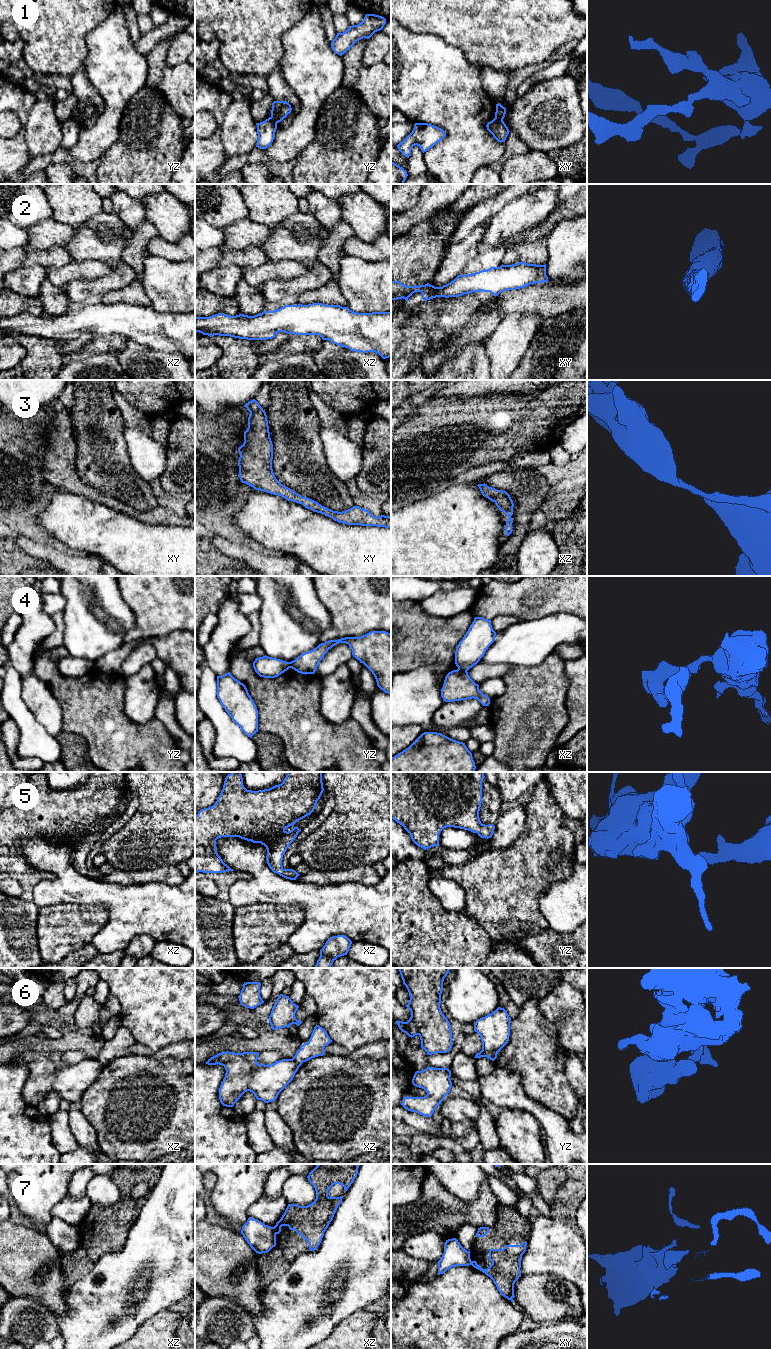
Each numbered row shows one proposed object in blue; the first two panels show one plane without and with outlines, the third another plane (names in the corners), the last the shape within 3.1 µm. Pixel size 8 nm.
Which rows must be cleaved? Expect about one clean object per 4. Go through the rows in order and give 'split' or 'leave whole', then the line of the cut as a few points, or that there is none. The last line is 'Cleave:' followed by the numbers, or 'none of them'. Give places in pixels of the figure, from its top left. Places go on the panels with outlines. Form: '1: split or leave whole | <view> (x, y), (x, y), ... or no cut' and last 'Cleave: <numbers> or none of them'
1: split | xy (495, 117), (502, 120)
2: leave whole | no cut
3: leave whole | no cut
4: split | xz (458, 668), (466, 671)
5: leave whole | no cut
6: split | xz (292, 1058), (299, 1066)
7: split | xz (273, 1227), (276, 1233)
Cleave: 1, 4, 6, 7

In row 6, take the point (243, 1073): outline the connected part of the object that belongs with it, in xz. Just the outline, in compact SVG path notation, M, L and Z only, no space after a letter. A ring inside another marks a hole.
M226 1051L205 1062L208 1065L222 1065L226 1070L219 1088L223 1106L233 1107L247 1091L265 1103L275 1101L300 1067L293 1059L282 1059L269 1065L258 1064L258 1056L258 1052Z

